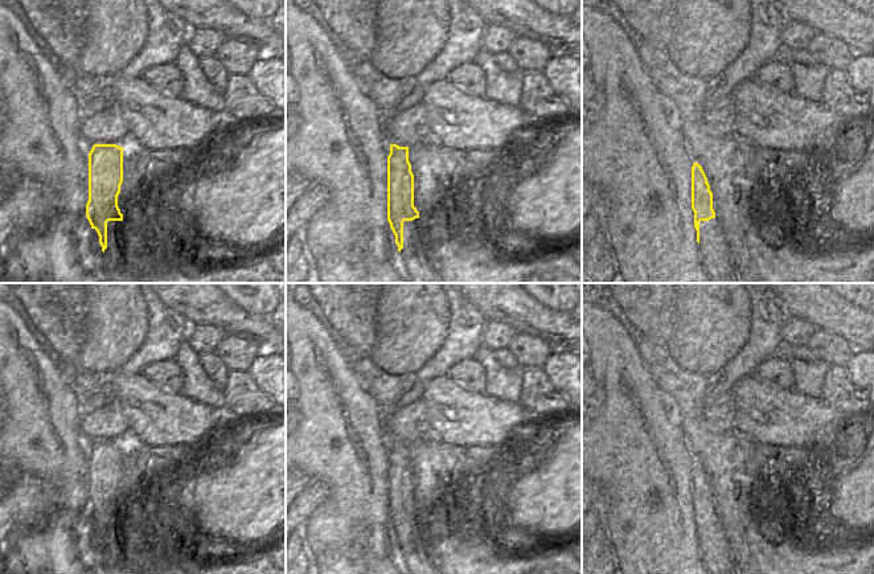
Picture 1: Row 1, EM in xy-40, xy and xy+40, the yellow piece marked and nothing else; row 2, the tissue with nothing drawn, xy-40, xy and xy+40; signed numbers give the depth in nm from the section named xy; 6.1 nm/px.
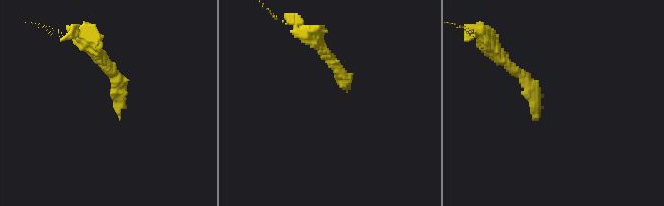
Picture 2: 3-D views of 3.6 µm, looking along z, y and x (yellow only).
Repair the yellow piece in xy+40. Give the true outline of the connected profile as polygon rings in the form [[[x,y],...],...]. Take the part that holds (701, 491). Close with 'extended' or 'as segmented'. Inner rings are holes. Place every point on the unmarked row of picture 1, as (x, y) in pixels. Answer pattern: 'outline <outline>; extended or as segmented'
outline [[[698,459],[692,463],[692,505],[699,555],[709,574],[739,574],[726,534],[713,505],[713,489]]]; extended

